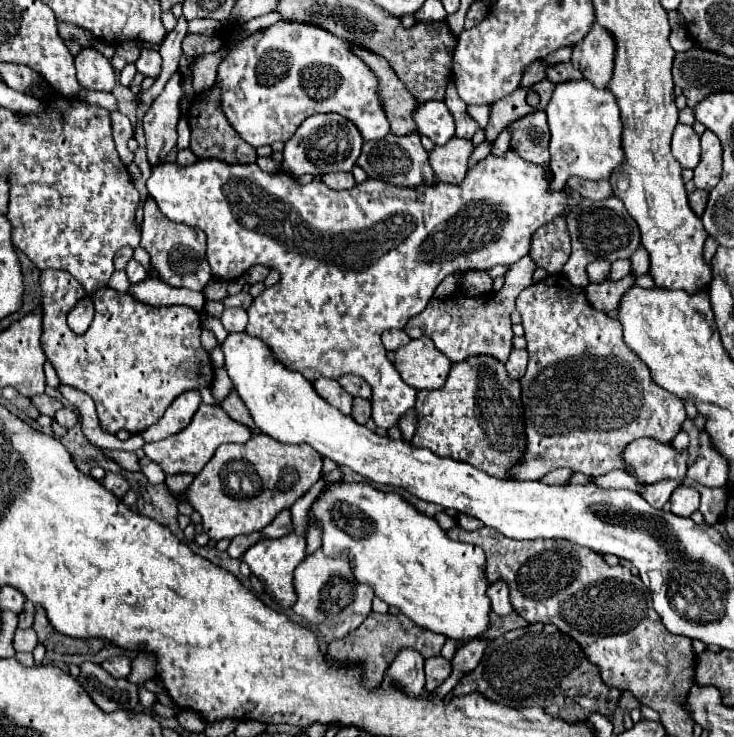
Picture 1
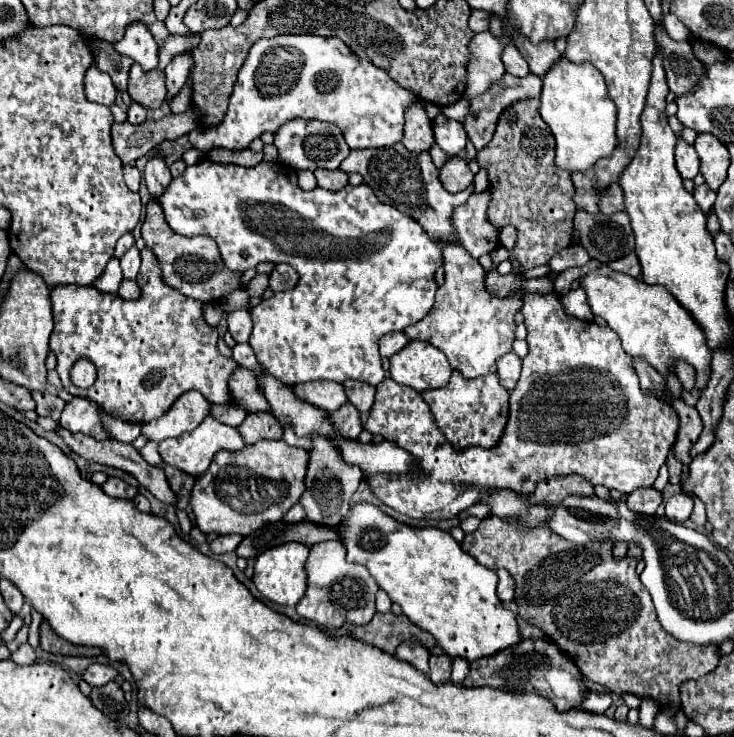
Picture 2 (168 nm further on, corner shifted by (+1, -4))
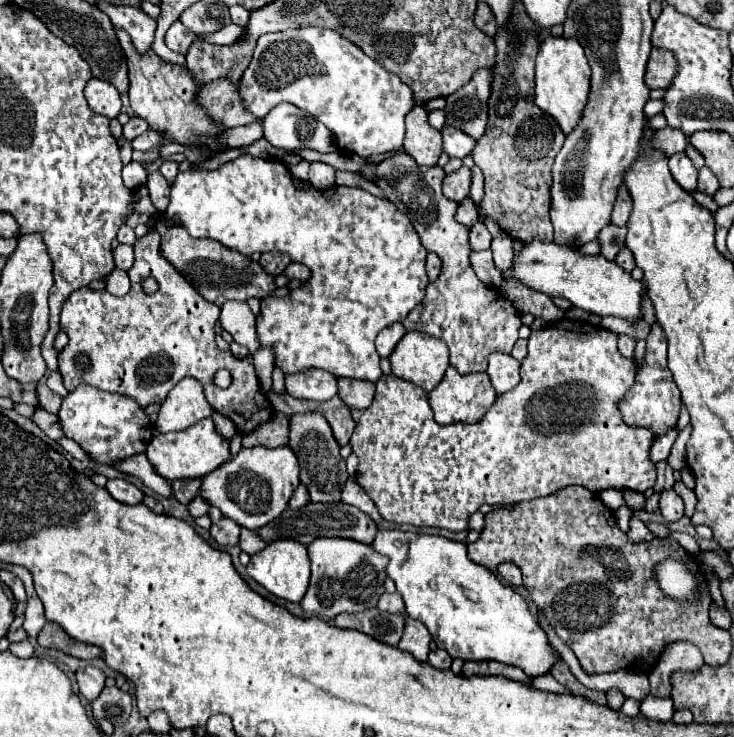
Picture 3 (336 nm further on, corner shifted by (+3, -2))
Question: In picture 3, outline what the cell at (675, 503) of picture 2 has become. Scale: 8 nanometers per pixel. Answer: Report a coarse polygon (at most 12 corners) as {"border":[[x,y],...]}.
{"border":[[673,489],[661,493],[667,523],[683,517],[683,501]]}

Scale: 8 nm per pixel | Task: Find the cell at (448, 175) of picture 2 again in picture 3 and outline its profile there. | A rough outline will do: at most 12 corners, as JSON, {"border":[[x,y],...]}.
{"border":[[467,167],[445,175],[443,195],[455,203],[469,197]]}

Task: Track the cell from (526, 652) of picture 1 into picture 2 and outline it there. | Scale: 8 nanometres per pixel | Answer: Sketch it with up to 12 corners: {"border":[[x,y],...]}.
{"border":[[551,639],[471,663],[465,687],[537,693],[581,709],[587,687]]}

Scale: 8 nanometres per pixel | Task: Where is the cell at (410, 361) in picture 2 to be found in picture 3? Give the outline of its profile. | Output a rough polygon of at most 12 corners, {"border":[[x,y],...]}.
{"border":[[409,331],[389,359],[393,375],[429,393],[449,367],[437,337]]}

